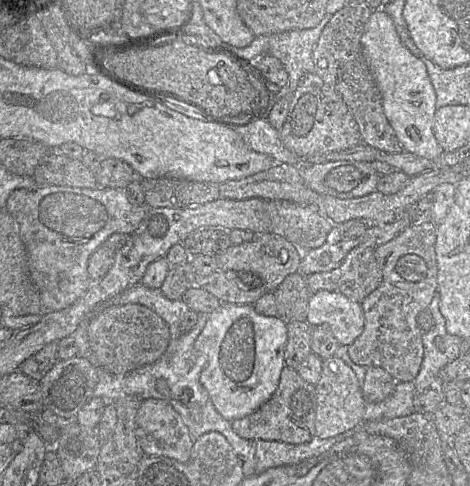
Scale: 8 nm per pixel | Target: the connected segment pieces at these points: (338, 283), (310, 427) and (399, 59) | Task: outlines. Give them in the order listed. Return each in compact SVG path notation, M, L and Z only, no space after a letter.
M358 245L350 250L336 269L306 276L311 294L320 290L338 292L361 303L383 280L375 247Z
M285 366L281 371L278 387L272 397L255 412L231 421L231 426L244 439L303 444L311 441L316 435L315 416L315 385L303 380L296 370Z
M373 9L361 37L363 57L382 96L384 114L404 151L436 162L444 152L433 133L436 93L424 62L401 42L391 17Z

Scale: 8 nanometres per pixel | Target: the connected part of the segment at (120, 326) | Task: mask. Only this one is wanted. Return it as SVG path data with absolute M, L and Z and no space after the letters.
M135 304L110 306L89 318L88 341L98 368L113 374L126 374L157 362L170 343L167 324L152 310Z

